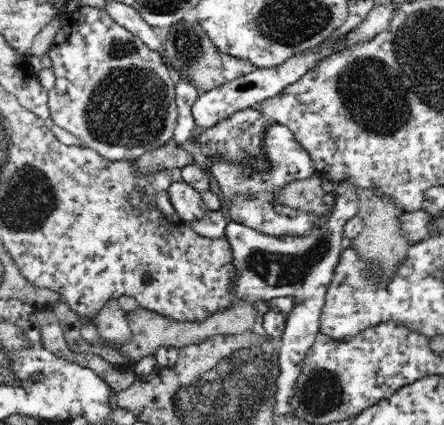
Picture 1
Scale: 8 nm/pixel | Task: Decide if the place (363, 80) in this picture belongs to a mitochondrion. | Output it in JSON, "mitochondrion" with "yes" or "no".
{"mitochondrion":"yes"}

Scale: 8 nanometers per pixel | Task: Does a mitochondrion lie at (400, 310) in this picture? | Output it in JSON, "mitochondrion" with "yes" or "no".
{"mitochondrion":"no"}

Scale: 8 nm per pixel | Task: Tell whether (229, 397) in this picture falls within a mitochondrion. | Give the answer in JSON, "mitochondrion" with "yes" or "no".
{"mitochondrion":"yes"}

